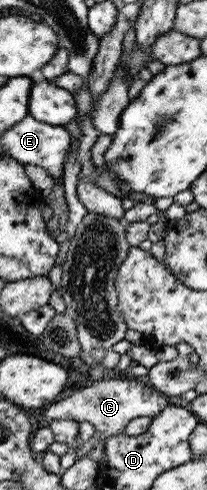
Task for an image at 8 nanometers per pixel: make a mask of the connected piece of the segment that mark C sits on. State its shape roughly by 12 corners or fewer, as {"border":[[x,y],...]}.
{"border":[[101,379],[43,408],[43,421],[89,422],[101,440],[135,417],[156,416],[165,395],[131,379]]}

